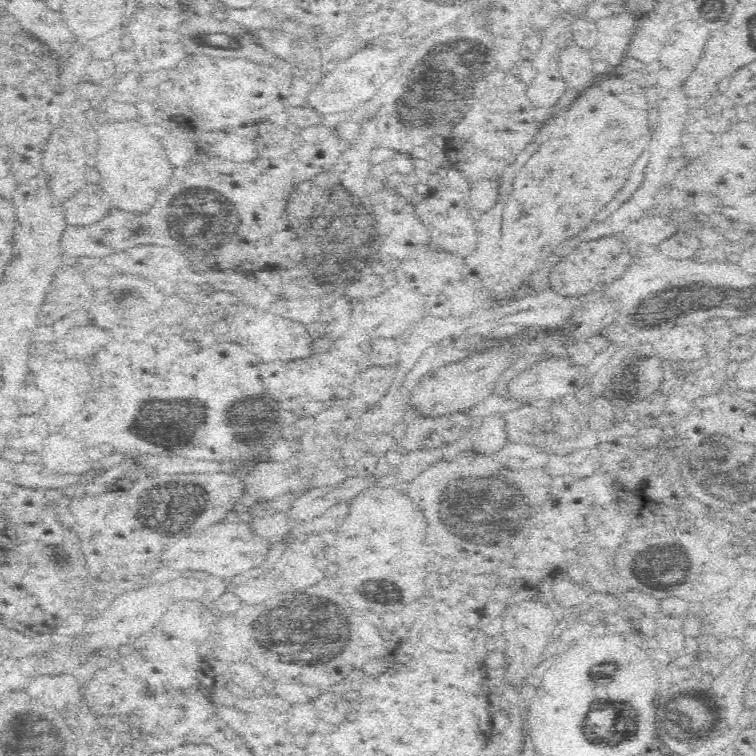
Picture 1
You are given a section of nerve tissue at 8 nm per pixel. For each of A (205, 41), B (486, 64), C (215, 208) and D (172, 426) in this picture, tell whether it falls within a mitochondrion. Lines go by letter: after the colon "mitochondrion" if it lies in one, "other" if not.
A: mitochondrion
B: mitochondrion
C: mitochondrion
D: mitochondrion

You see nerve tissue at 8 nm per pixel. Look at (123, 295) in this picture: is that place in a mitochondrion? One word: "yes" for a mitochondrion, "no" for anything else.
no

